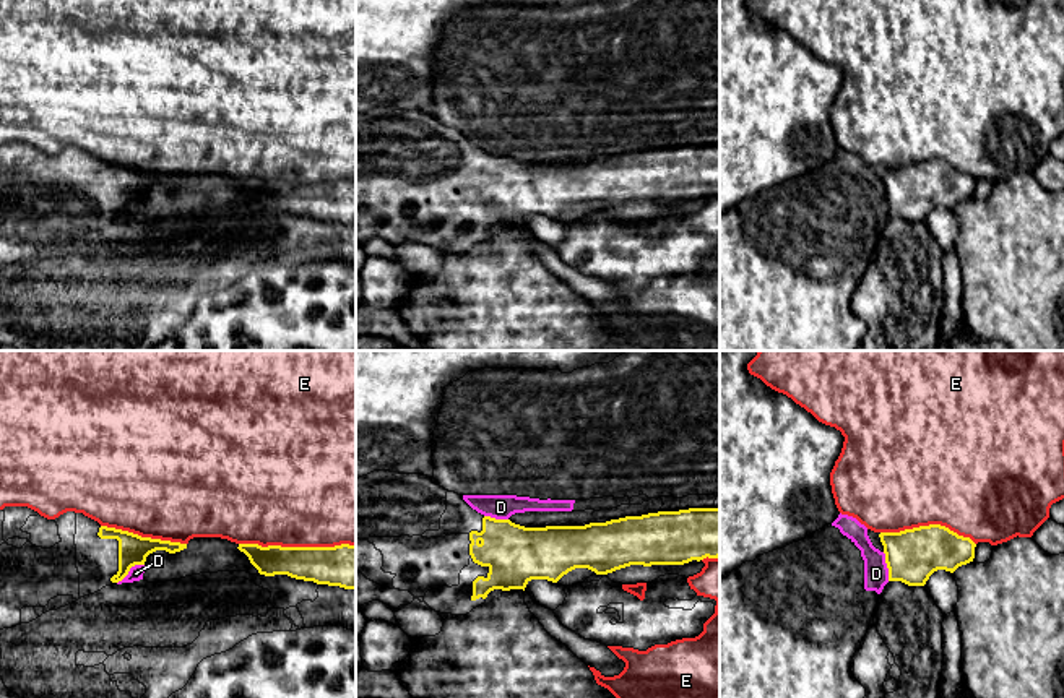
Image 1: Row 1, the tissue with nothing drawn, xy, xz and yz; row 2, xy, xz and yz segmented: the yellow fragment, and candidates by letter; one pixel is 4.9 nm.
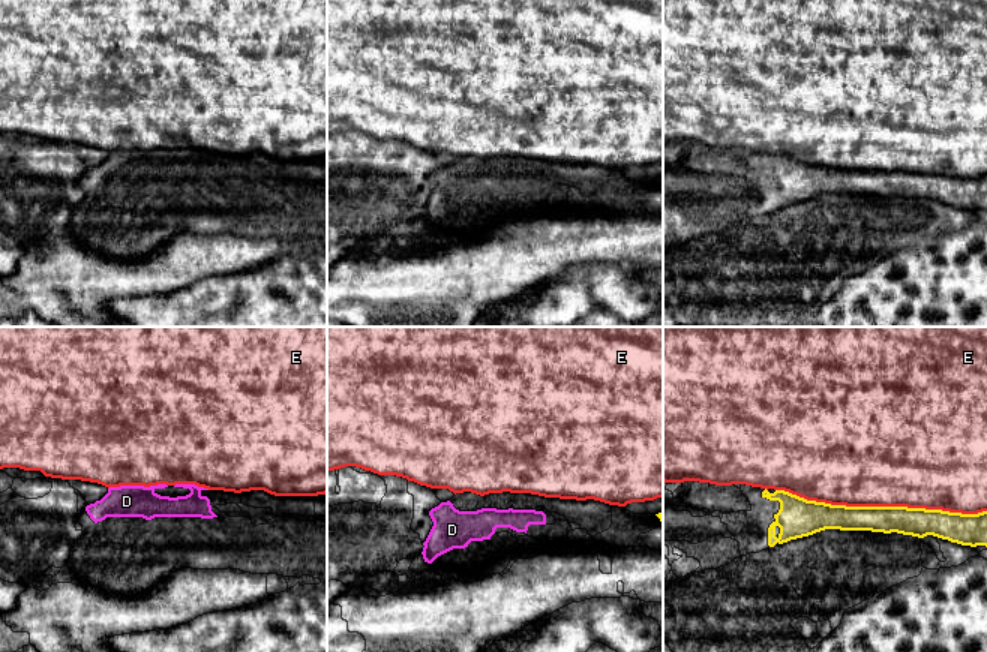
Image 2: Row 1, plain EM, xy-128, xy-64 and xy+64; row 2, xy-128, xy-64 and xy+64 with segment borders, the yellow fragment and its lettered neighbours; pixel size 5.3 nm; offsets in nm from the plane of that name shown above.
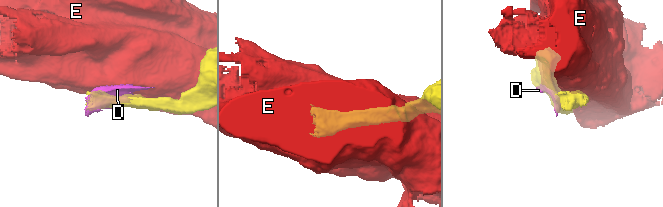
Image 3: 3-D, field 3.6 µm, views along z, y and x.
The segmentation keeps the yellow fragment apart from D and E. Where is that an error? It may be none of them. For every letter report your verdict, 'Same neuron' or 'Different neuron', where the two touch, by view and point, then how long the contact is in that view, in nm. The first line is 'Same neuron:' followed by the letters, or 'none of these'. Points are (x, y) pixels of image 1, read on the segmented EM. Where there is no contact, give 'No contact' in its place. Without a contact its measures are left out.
Same neuron: none of these
D: Different neuron. Touches yellow at xy (129, 570). Shared border 170 nm
E: Different neuron. Touches yellow at xy (298, 547). Shared border 600 nm

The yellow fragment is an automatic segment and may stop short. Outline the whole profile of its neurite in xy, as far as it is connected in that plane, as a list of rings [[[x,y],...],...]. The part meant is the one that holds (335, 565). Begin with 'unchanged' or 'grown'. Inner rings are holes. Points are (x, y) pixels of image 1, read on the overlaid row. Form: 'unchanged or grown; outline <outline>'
unchanged; outline [[[239,544],[260,575],[288,575],[317,584],[356,589],[356,545],[281,547]]]

